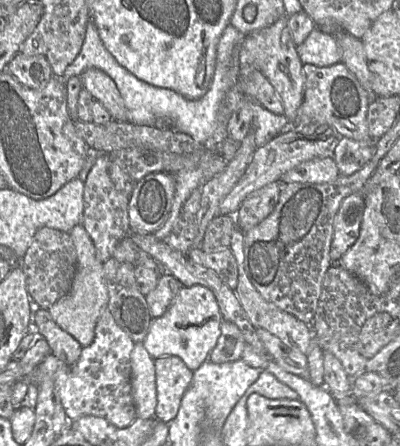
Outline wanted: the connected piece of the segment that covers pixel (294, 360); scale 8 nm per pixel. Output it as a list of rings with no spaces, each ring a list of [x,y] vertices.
[[[256,328],[256,333],[264,344],[269,359],[287,372],[308,378],[309,365],[306,354],[287,346],[265,329]]]

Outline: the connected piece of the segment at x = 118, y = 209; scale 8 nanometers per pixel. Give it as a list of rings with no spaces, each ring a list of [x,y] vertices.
[[[99,154],[84,182],[83,225],[96,249],[97,257],[106,262],[113,256],[117,244],[130,234],[130,196],[118,191],[109,175],[109,154]]]

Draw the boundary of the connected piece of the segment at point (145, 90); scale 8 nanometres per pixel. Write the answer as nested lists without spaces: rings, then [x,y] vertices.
[[[89,21],[87,25],[86,37],[79,55],[67,67],[63,78],[64,80],[68,80],[73,76],[81,76],[88,69],[99,69],[105,72],[115,82],[125,103],[126,122],[155,127],[155,122],[158,119],[166,119],[175,131],[189,135],[199,144],[206,145],[209,144],[218,126],[218,113],[227,93],[237,86],[240,70],[236,78],[232,80],[230,59],[233,51],[241,44],[244,36],[246,35],[241,34],[234,27],[230,25],[226,27],[217,46],[216,68],[211,86],[207,93],[199,100],[188,100],[171,89],[155,87],[139,80],[122,67],[105,48],[97,28],[92,21]]]

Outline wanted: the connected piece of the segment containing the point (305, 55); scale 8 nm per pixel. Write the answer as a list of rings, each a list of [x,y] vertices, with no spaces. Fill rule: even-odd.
[[[318,27],[296,48],[303,64],[328,67],[341,62],[341,51],[335,36],[322,32]]]

